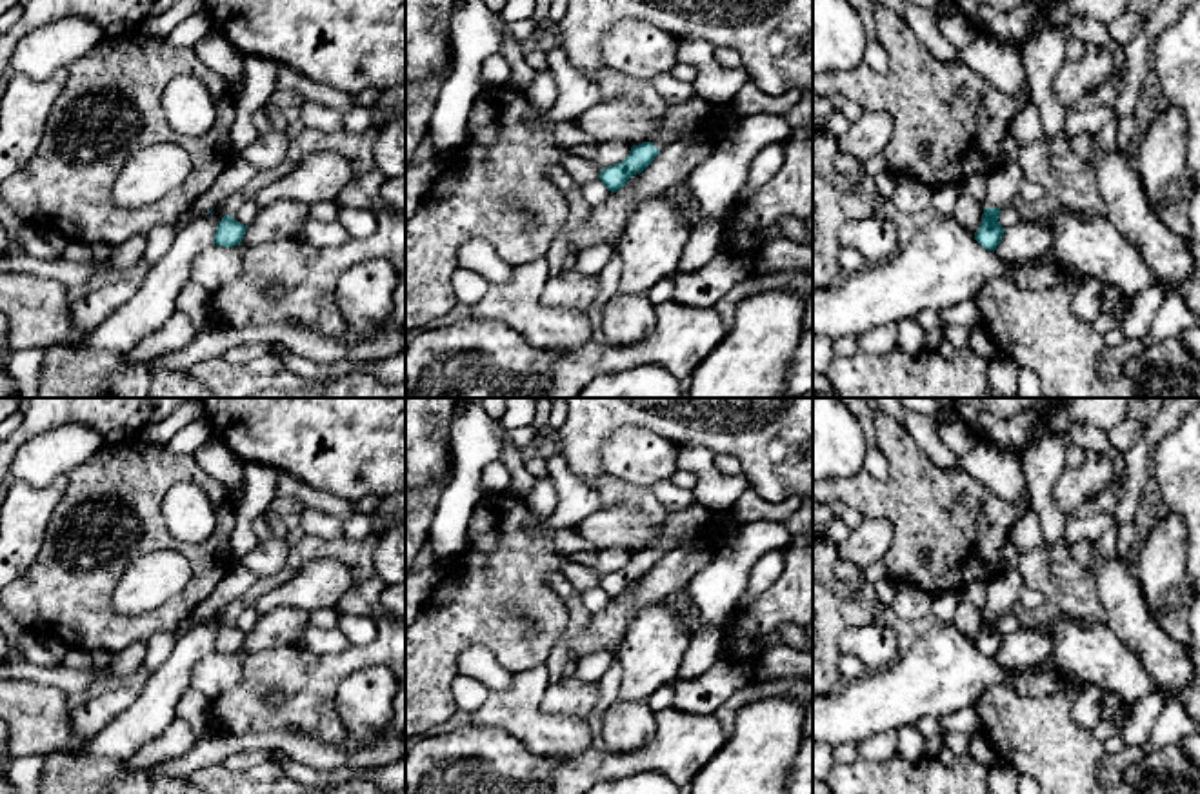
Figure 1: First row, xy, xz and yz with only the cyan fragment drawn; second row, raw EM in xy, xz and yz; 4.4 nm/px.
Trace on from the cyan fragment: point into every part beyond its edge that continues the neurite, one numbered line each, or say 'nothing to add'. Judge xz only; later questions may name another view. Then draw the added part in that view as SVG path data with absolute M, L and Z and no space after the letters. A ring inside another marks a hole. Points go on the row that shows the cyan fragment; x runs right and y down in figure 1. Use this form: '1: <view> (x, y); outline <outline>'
1: xz (684, 119); outline M696 93L682 104L667 105L664 113L662 133L656 140L653 140L653 145L656 149L664 149L671 142L676 142L687 134L695 134L702 129L711 109L713 105Z

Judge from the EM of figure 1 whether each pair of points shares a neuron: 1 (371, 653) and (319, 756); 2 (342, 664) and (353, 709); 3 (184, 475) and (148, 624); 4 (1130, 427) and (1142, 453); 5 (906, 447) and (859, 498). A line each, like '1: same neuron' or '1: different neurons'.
1: different neurons
2: different neurons
3: same neuron
4: different neurons
5: same neuron

